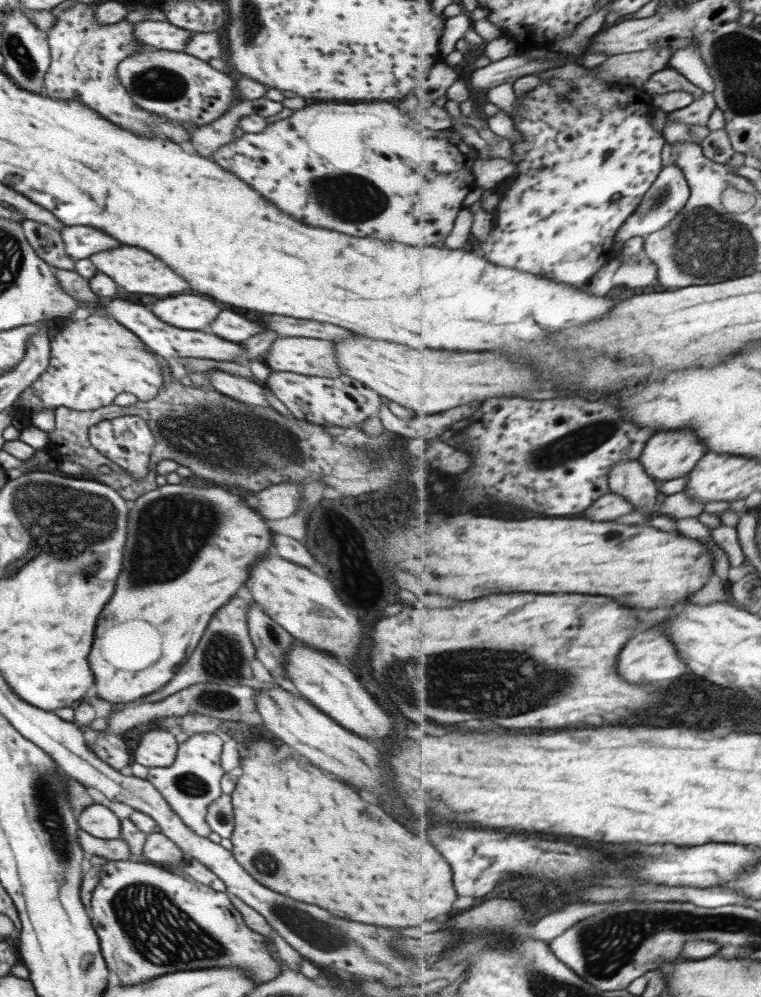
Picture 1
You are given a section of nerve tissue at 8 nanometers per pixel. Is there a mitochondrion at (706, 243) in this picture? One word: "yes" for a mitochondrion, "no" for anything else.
yes

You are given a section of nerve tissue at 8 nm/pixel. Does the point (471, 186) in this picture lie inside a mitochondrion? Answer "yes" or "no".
no

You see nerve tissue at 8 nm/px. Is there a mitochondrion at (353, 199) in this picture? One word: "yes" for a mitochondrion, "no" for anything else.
yes

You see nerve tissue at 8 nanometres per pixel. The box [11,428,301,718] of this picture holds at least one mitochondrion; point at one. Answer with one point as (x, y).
(173, 528)

